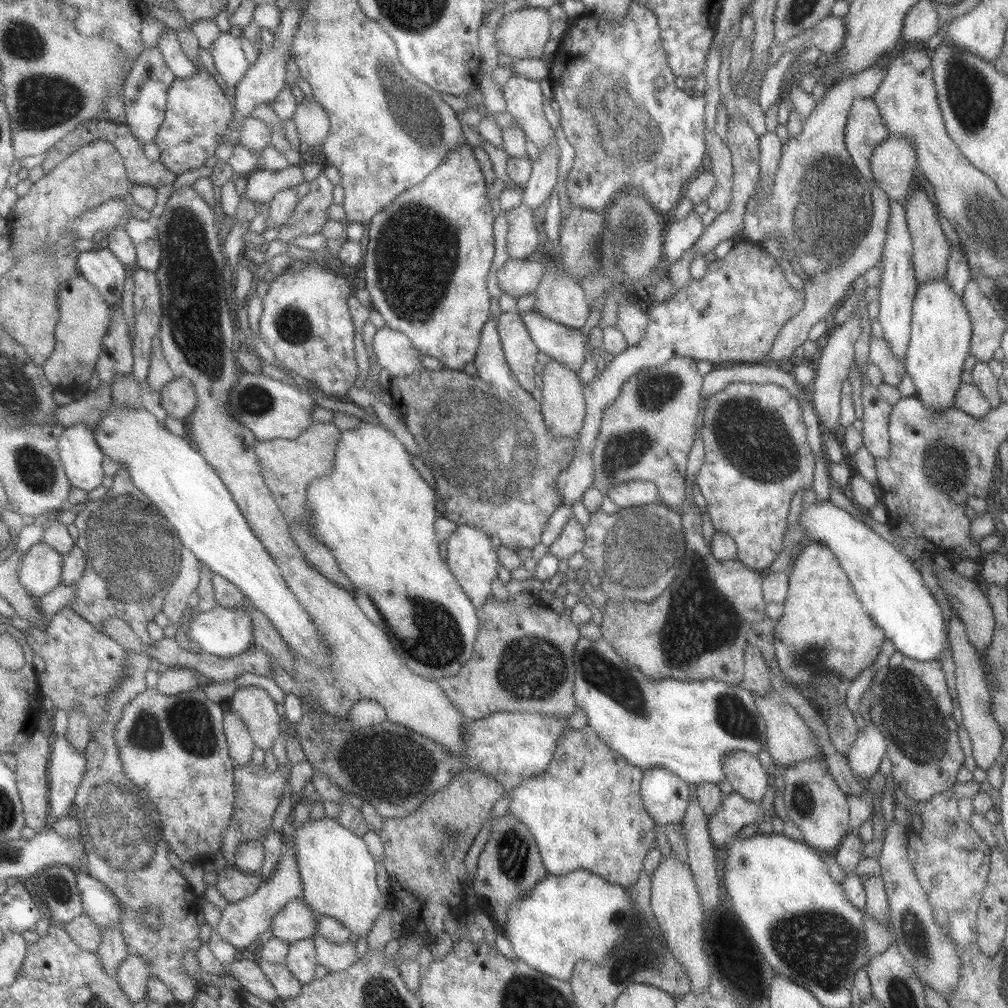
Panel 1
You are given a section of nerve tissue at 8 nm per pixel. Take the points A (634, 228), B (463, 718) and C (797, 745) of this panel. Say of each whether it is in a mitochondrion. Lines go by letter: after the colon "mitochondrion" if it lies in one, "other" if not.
A: mitochondrion
B: other
C: other

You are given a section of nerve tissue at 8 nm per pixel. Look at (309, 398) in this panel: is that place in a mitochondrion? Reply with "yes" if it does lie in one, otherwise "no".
no

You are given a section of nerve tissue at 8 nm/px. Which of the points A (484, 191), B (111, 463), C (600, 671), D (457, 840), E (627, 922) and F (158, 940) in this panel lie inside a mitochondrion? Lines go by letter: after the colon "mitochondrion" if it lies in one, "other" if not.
A: other
B: other
C: mitochondrion
D: mitochondrion
E: mitochondrion
F: other

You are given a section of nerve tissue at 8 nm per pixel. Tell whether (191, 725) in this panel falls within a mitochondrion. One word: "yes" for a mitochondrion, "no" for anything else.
yes

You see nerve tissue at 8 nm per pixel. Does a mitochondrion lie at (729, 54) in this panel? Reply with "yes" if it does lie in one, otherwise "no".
no

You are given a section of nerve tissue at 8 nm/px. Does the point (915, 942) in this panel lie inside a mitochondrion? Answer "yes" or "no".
yes

